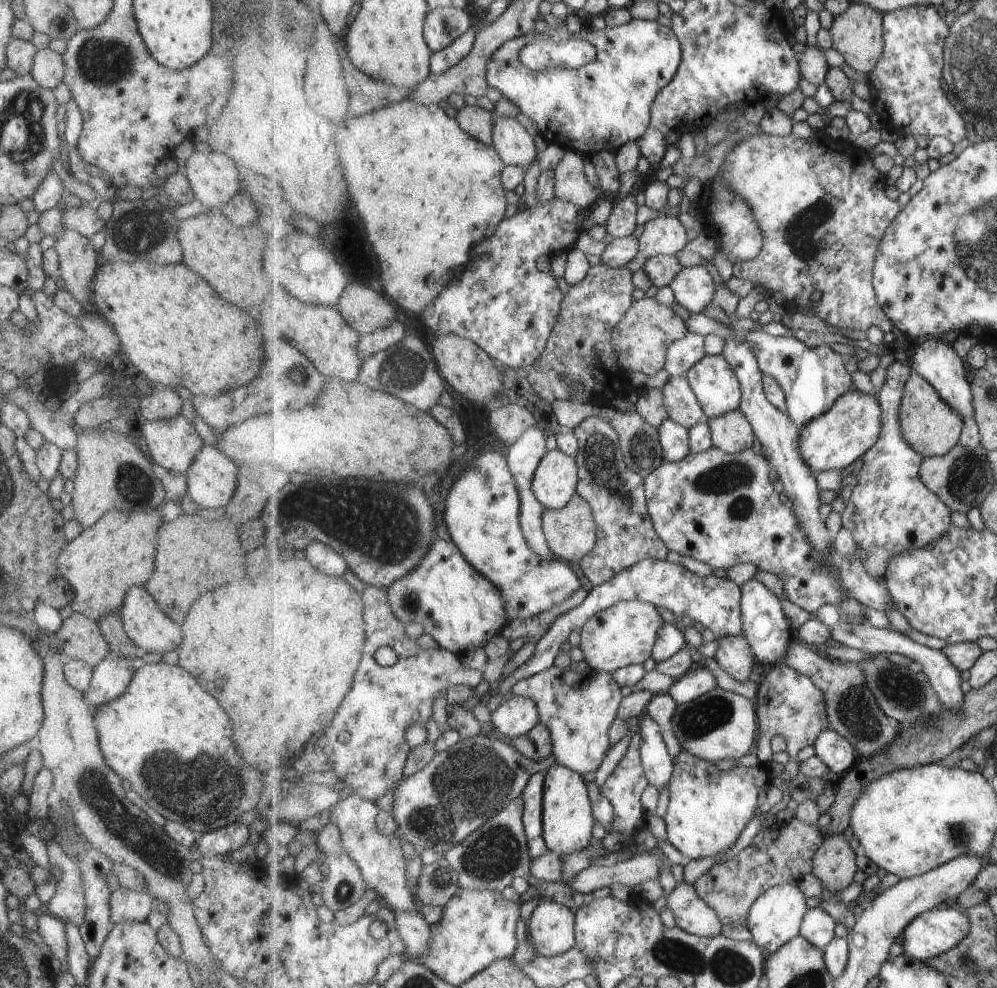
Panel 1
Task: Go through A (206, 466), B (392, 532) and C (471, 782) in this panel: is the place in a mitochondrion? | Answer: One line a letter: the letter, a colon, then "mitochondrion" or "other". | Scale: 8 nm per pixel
A: other
B: mitochondrion
C: mitochondrion

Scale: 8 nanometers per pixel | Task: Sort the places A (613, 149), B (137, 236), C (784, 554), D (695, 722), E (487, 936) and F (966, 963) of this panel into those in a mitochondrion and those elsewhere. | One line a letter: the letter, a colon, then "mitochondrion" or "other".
A: other
B: mitochondrion
C: other
D: mitochondrion
E: other
F: mitochondrion

